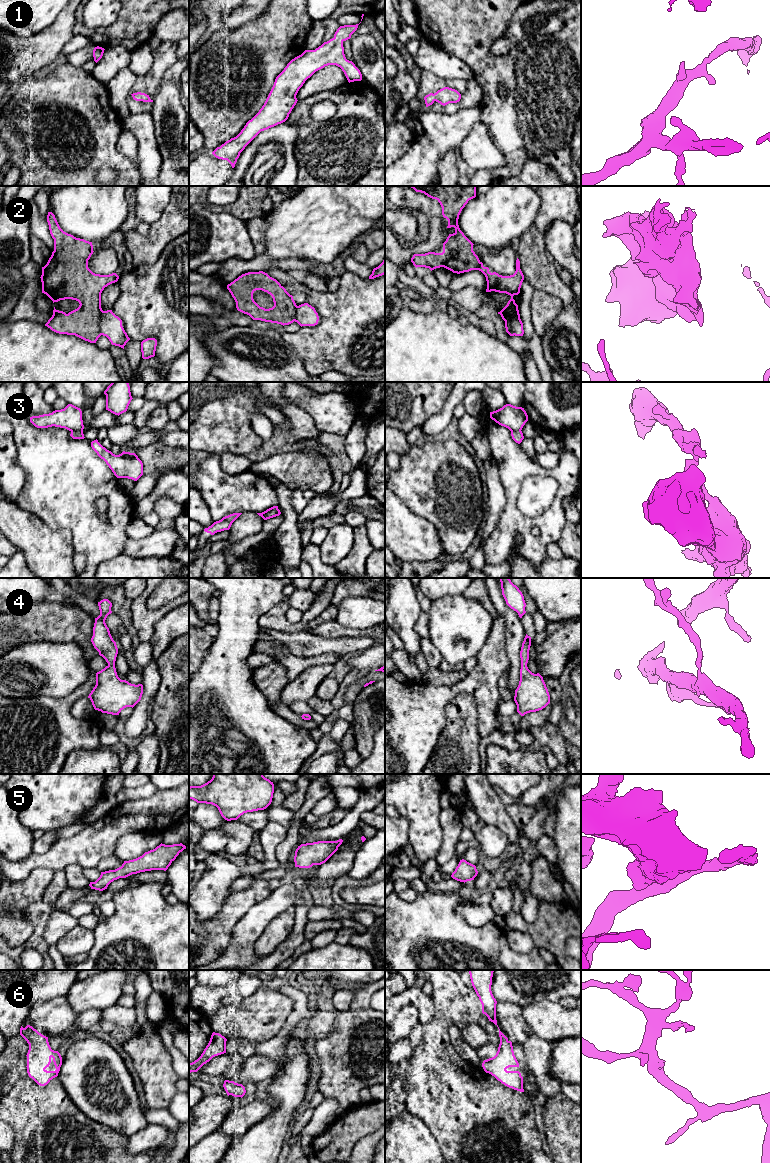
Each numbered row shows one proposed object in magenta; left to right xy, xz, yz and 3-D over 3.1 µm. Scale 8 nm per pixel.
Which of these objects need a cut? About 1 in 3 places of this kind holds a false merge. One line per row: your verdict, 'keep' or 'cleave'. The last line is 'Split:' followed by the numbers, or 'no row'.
1: keep
2: cleave
3: cleave
4: keep
5: keep
6: keep
Split: 2, 3

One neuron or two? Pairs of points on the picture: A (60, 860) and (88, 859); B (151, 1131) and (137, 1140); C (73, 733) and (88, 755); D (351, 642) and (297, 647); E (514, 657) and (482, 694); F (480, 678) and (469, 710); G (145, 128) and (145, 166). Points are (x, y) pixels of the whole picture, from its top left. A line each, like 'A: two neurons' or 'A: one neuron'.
A: one neuron
B: one neuron
C: two neurons
D: one neuron
E: two neurons
F: two neurons
G: one neuron

